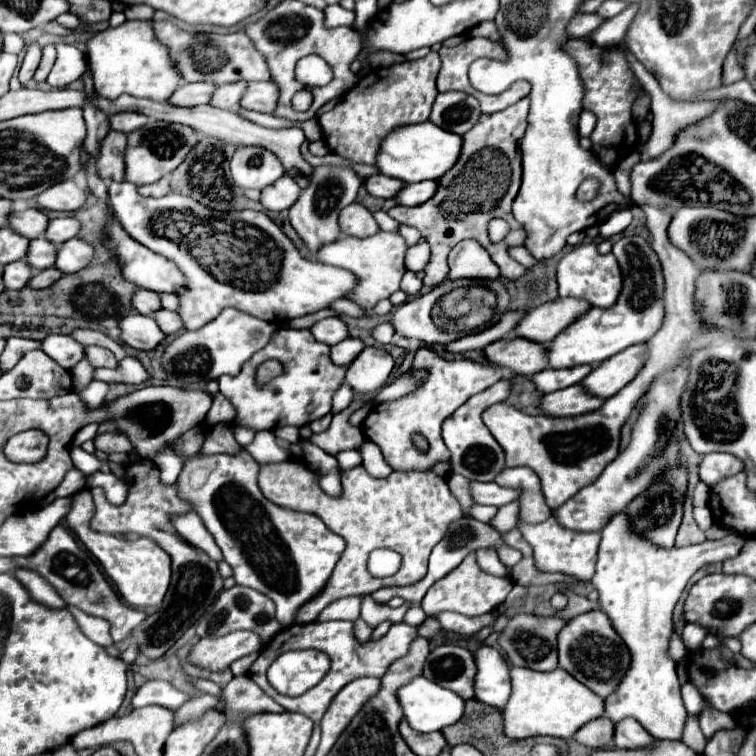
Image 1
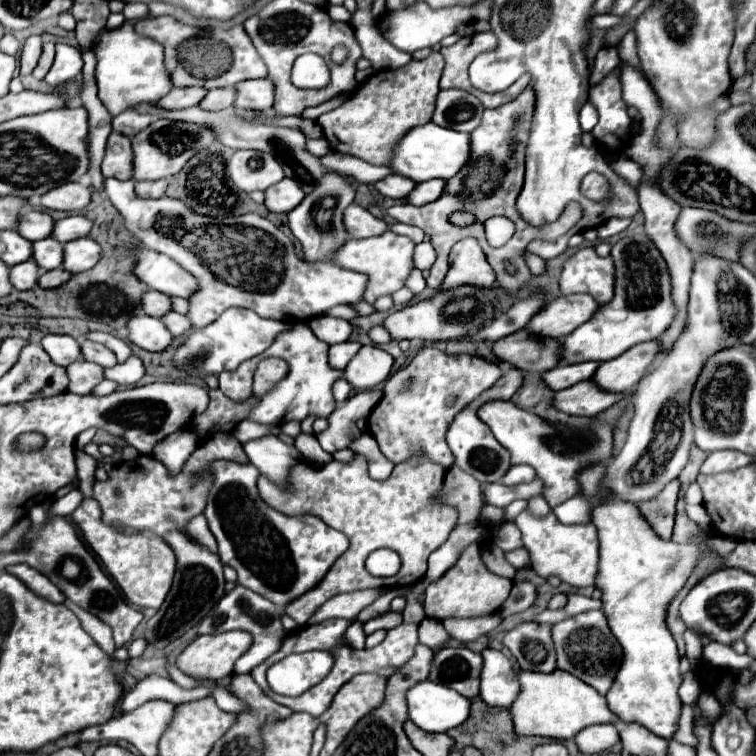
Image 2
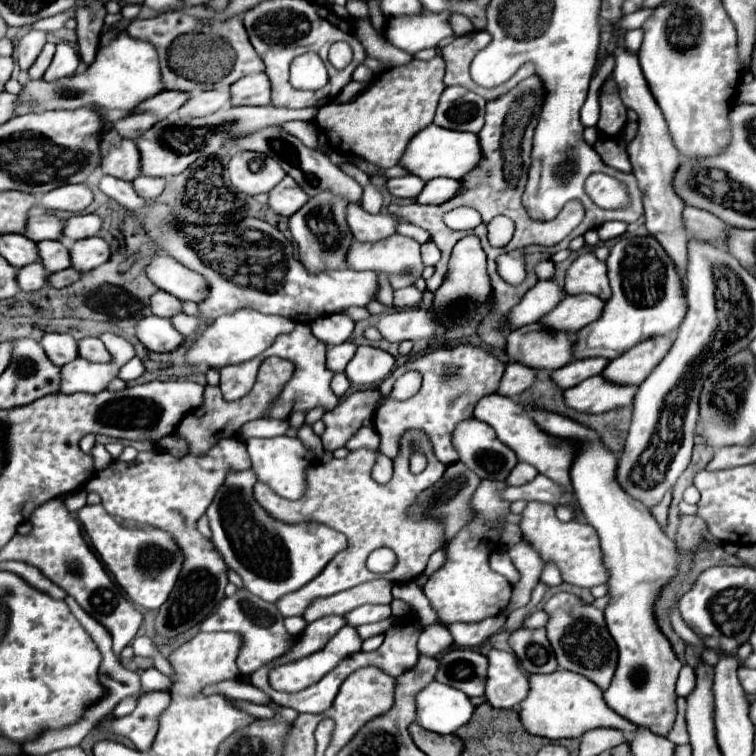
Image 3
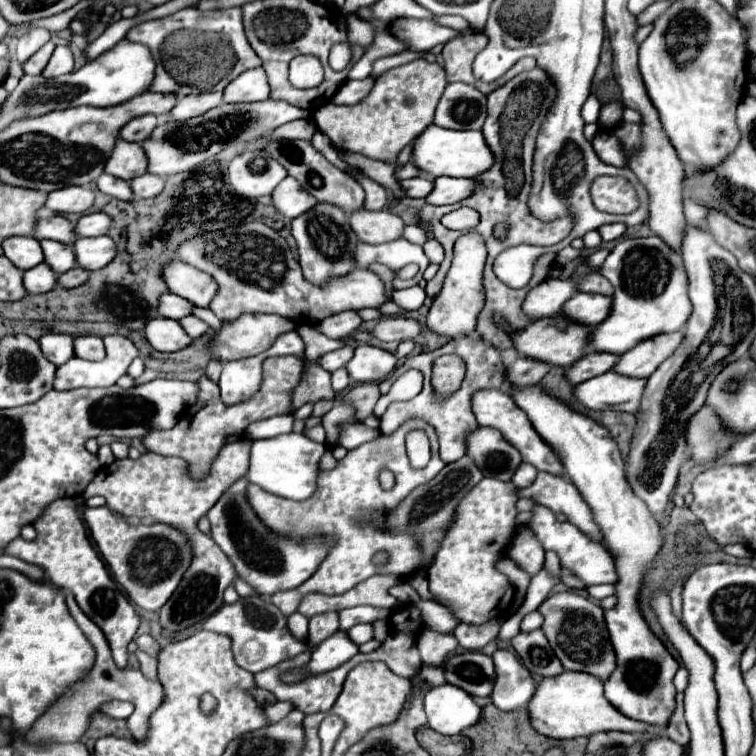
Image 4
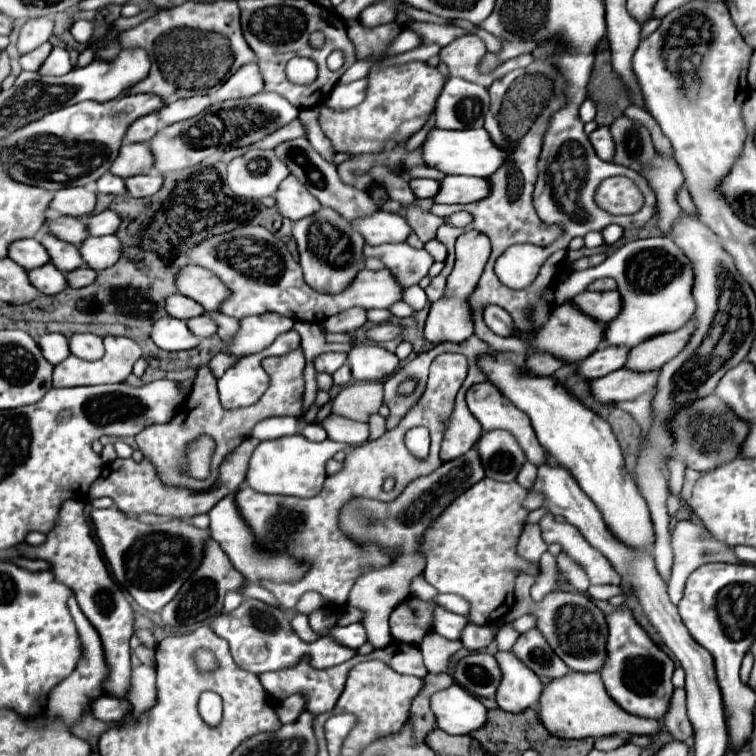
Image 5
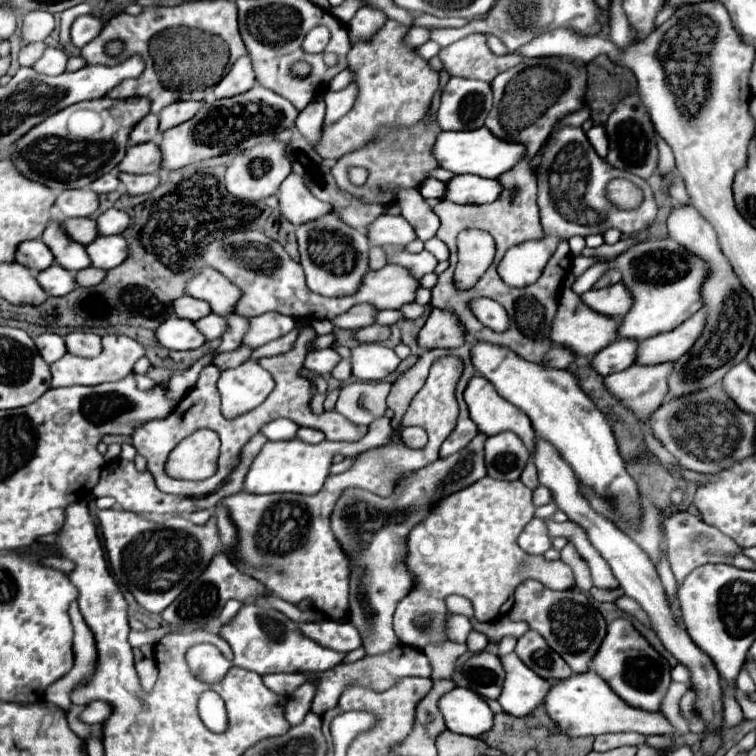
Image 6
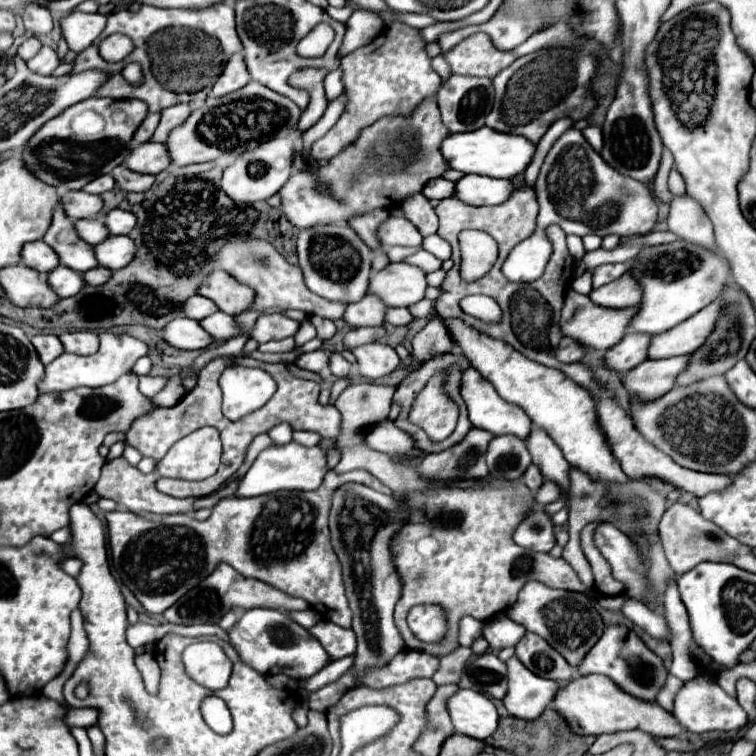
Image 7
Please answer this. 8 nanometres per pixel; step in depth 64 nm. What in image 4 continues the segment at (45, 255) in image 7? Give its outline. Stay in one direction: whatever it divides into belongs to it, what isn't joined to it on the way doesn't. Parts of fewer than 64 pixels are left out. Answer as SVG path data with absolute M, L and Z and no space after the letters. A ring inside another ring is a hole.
M30 236L6 238L2 242L2 250L4 250L4 256L20 270L28 270L44 260L40 242L36 238L30 238Z

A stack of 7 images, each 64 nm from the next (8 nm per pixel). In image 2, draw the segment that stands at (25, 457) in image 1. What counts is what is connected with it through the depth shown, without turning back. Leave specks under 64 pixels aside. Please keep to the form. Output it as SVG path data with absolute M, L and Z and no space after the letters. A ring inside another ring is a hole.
M28 432L28 434L22 434L16 442L16 450L20 452L34 452L41 449L45 444L45 438L42 434L36 434L36 432Z

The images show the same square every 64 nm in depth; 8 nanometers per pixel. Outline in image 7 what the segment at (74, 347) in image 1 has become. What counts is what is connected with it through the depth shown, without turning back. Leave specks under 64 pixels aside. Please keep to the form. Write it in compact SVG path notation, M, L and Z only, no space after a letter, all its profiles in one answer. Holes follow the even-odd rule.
M42 334L42 336L34 336L32 338L32 344L34 348L38 350L38 356L44 364L50 364L52 360L56 360L62 352L64 352L64 346L60 342L58 336L54 334Z

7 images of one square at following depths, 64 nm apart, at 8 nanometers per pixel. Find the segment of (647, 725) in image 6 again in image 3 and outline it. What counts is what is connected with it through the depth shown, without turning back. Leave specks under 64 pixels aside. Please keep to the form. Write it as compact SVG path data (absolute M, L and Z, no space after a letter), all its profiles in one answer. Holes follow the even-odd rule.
M556 670L552 674L530 674L528 676L528 696L518 706L518 716L526 732L544 736L550 740L560 738L580 738L584 732L592 728L618 728L624 732L634 732L636 726L624 720L620 714L610 710L602 698L602 690L594 686L588 678L578 674L570 674L568 670Z

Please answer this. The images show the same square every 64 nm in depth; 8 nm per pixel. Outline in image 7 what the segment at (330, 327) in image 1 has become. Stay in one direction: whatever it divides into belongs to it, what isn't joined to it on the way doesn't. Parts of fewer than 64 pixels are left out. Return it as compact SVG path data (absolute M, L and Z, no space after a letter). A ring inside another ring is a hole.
M364 296L360 302L350 304L346 308L342 320L350 328L358 328L358 326L380 326L380 324L384 324L384 312L386 312L386 306L382 306L382 302L378 302L378 298Z

